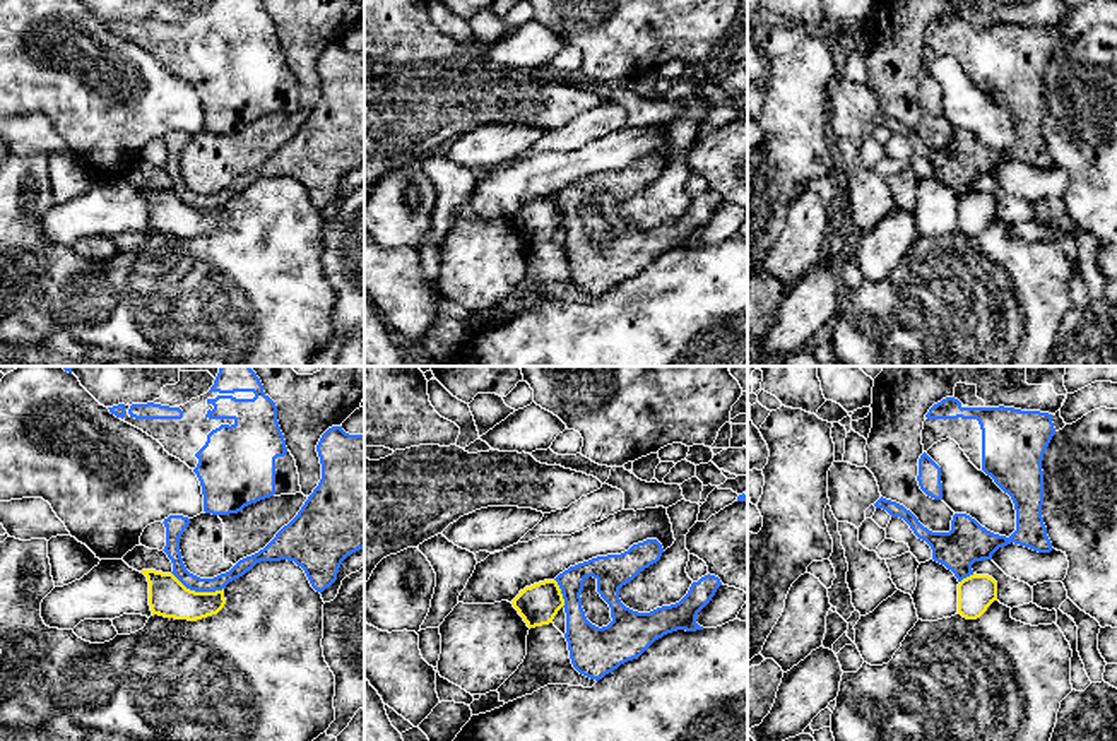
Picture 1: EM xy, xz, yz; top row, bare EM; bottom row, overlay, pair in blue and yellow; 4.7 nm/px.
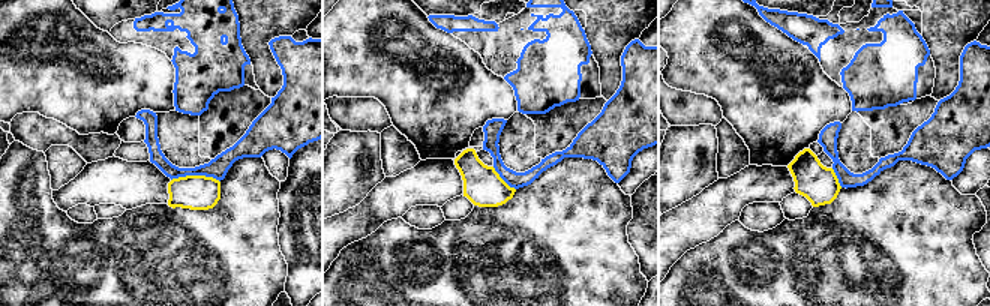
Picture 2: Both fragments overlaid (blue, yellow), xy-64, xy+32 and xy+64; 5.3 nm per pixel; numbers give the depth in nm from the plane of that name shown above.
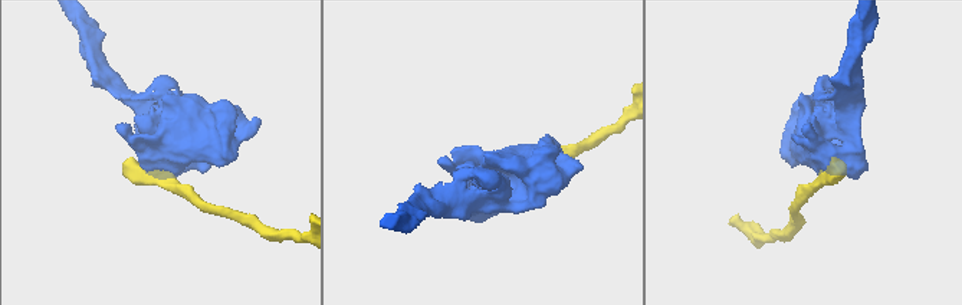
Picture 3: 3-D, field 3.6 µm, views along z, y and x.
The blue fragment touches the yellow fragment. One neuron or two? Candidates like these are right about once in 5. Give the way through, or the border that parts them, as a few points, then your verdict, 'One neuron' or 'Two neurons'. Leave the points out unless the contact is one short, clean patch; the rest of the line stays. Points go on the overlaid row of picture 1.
Boundary: xy (171, 572), (190, 589), (223, 589). Two neurons

